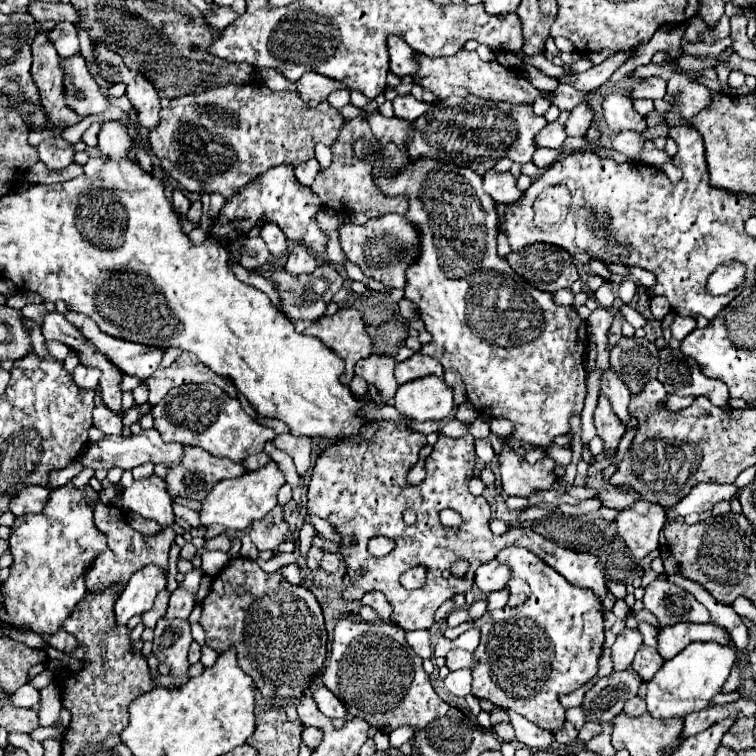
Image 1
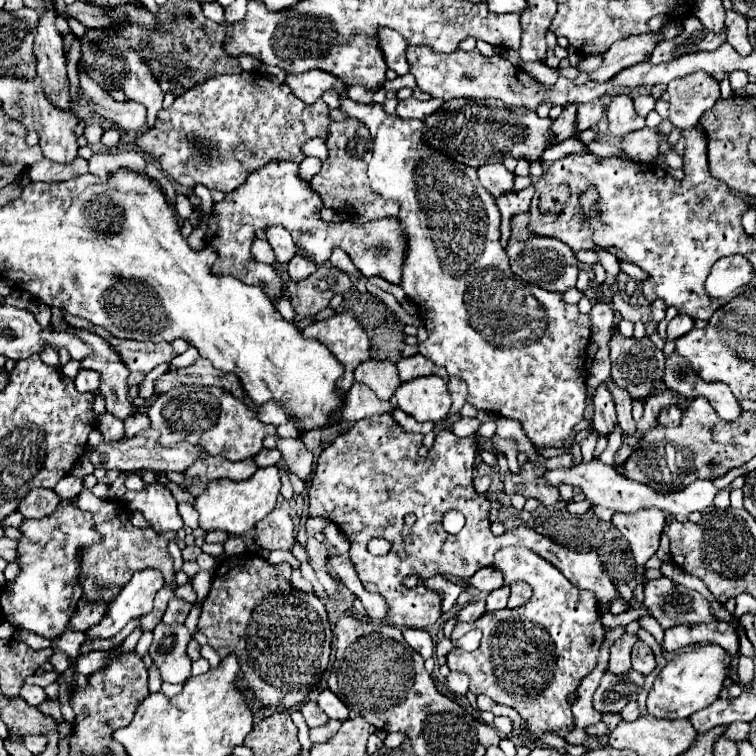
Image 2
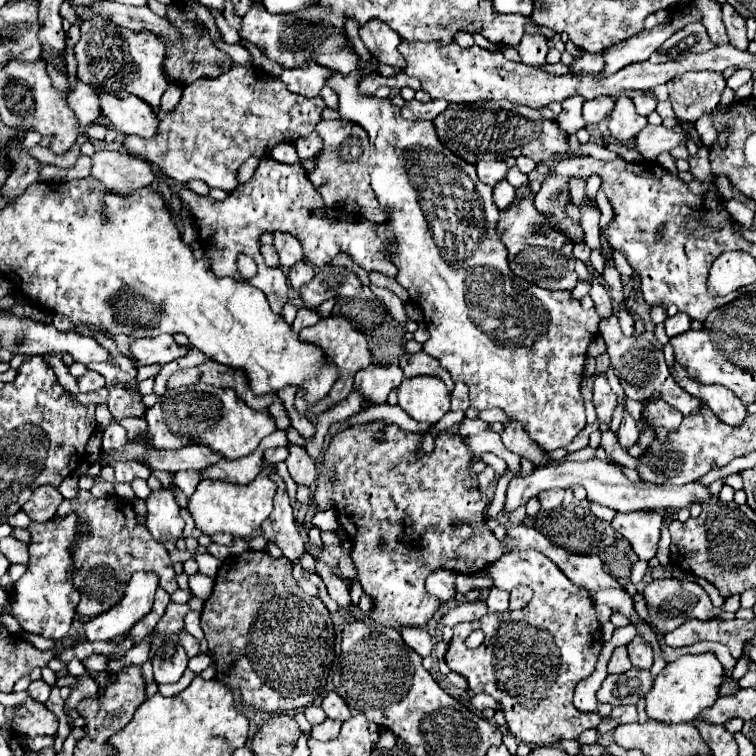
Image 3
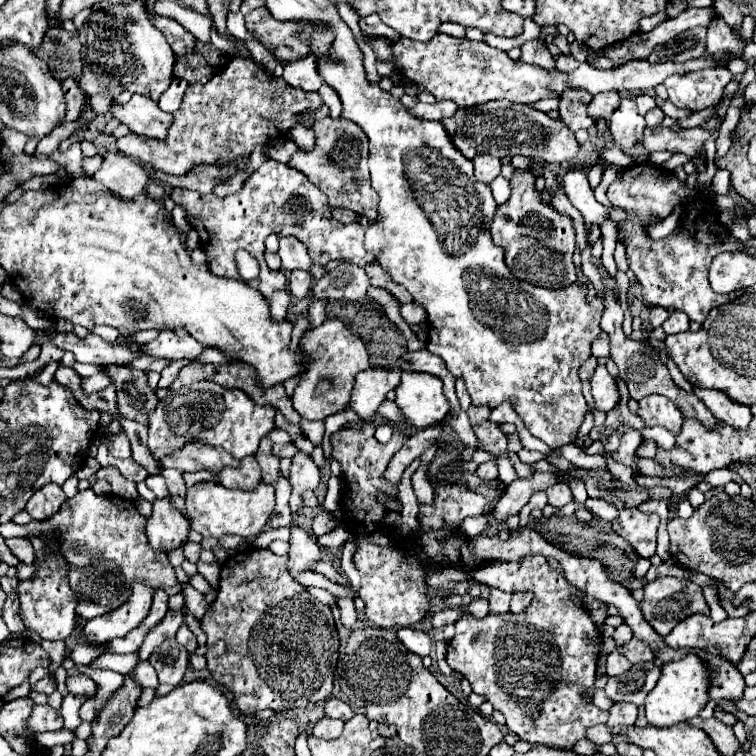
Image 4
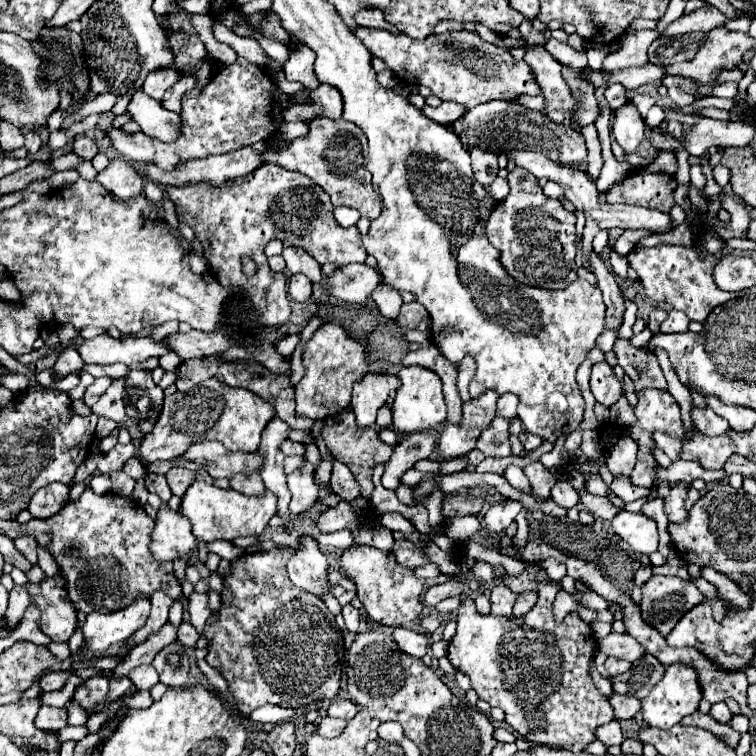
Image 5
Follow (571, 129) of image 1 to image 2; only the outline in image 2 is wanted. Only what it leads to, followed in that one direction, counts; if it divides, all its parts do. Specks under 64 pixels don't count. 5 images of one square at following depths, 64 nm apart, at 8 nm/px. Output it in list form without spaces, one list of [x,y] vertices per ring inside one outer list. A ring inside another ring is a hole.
[[[596,98],[588,104],[580,104],[578,106],[578,116],[576,116],[578,132],[586,130],[586,128],[594,128],[600,122],[600,118],[604,116],[604,112],[606,112],[606,106],[602,104],[600,98]]]

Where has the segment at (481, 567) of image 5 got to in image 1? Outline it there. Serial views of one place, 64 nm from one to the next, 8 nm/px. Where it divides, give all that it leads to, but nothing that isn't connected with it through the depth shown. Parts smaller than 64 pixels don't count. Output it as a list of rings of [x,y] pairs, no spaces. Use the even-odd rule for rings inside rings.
[[[504,548],[496,560],[510,566],[512,578],[528,582],[532,598],[522,606],[492,610],[478,620],[446,628],[444,636],[450,640],[470,628],[480,628],[482,632],[480,646],[472,654],[450,650],[446,654],[446,666],[450,670],[472,670],[472,694],[476,698],[492,700],[502,708],[522,714],[542,730],[558,732],[566,722],[566,710],[560,704],[560,696],[578,690],[598,672],[598,658],[604,644],[602,602],[592,590],[568,584],[564,576],[554,568],[548,568],[548,564],[526,548]]]

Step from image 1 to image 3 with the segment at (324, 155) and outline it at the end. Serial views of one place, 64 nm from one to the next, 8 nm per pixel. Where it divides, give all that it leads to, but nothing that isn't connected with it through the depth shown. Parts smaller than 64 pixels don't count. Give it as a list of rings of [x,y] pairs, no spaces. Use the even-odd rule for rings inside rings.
[[[312,134],[312,136],[296,140],[296,148],[298,148],[300,160],[308,160],[308,158],[316,156],[322,150],[322,140],[320,140],[318,134]]]

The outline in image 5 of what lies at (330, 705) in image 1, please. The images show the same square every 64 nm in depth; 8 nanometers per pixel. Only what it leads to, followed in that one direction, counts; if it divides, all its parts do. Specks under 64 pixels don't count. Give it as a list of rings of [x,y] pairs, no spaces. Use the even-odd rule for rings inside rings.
[[[336,698],[336,700],[332,700],[332,704],[328,706],[328,716],[332,716],[332,718],[350,720],[352,716],[356,716],[356,712],[358,712],[358,706],[356,706],[354,702],[350,702],[350,700],[340,700],[340,698]]]

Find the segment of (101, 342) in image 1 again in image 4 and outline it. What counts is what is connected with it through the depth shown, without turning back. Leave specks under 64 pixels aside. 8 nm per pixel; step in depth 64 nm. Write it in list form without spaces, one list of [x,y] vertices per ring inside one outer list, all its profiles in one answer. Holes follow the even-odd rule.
[[[162,332],[156,340],[142,344],[142,352],[154,358],[168,358],[168,360],[194,360],[198,358],[208,346],[200,344],[194,336],[176,336],[174,332]]]

